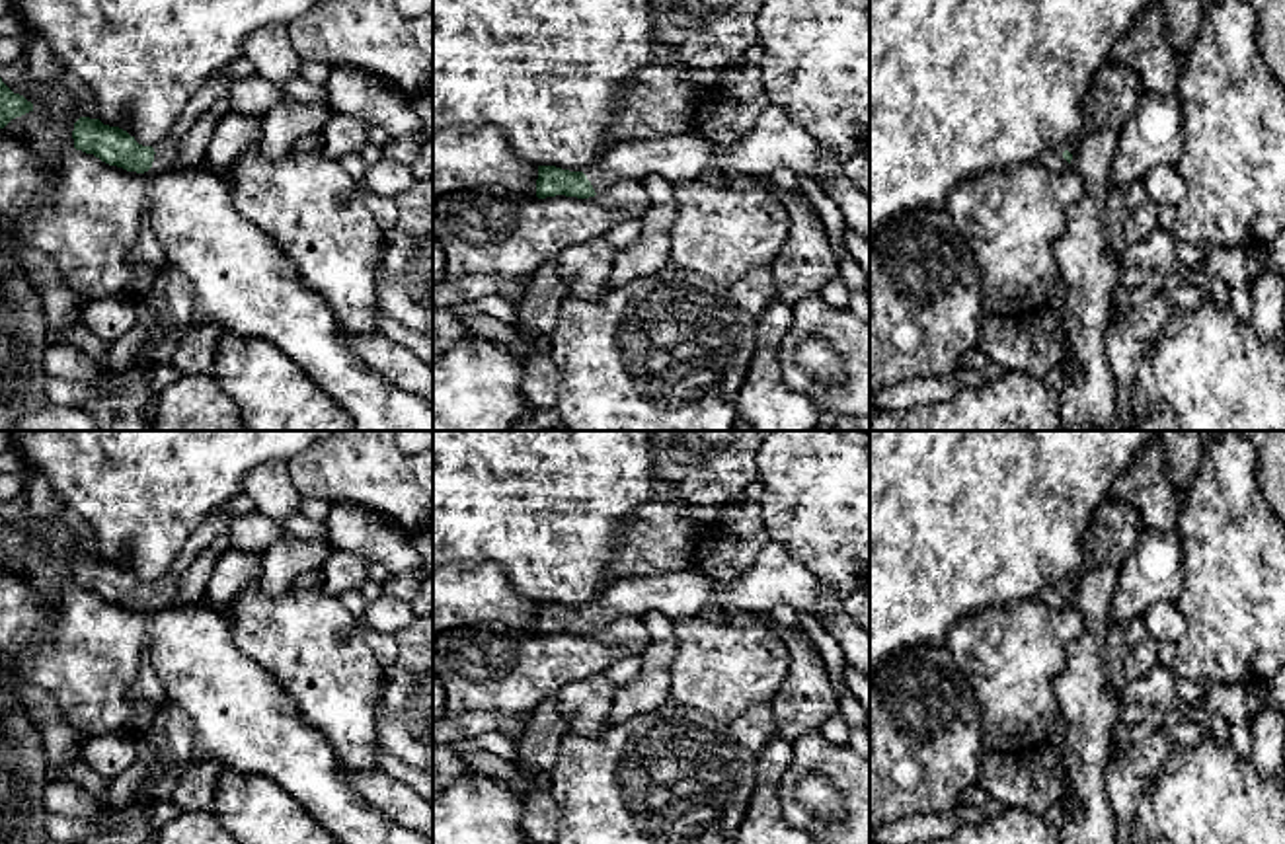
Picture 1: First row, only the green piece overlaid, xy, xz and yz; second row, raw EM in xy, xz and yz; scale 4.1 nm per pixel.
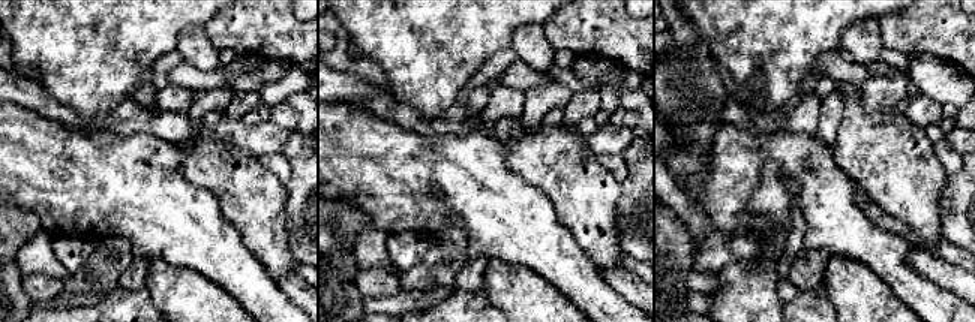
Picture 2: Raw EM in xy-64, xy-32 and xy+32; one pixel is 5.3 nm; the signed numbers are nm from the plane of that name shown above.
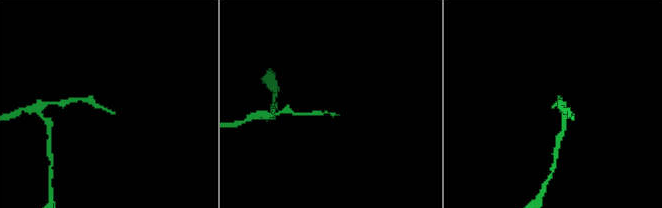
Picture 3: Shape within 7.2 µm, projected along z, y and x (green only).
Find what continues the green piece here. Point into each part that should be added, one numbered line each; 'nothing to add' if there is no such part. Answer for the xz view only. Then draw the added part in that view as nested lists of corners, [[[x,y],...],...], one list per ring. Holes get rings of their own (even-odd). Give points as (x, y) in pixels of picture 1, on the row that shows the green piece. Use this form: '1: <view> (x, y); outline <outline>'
1: xz (778, 141); outline [[[768,103],[755,129],[733,146],[718,146],[696,133],[657,140],[624,140],[606,150],[597,164],[585,170],[595,193],[603,193],[620,179],[649,175],[673,183],[702,177],[706,170],[733,170],[741,175],[770,175],[788,168],[796,175],[827,185],[817,173],[815,138],[780,105]]]

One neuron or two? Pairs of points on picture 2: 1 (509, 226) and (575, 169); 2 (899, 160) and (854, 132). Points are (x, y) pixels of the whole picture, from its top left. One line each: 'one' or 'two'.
1: two
2: one

